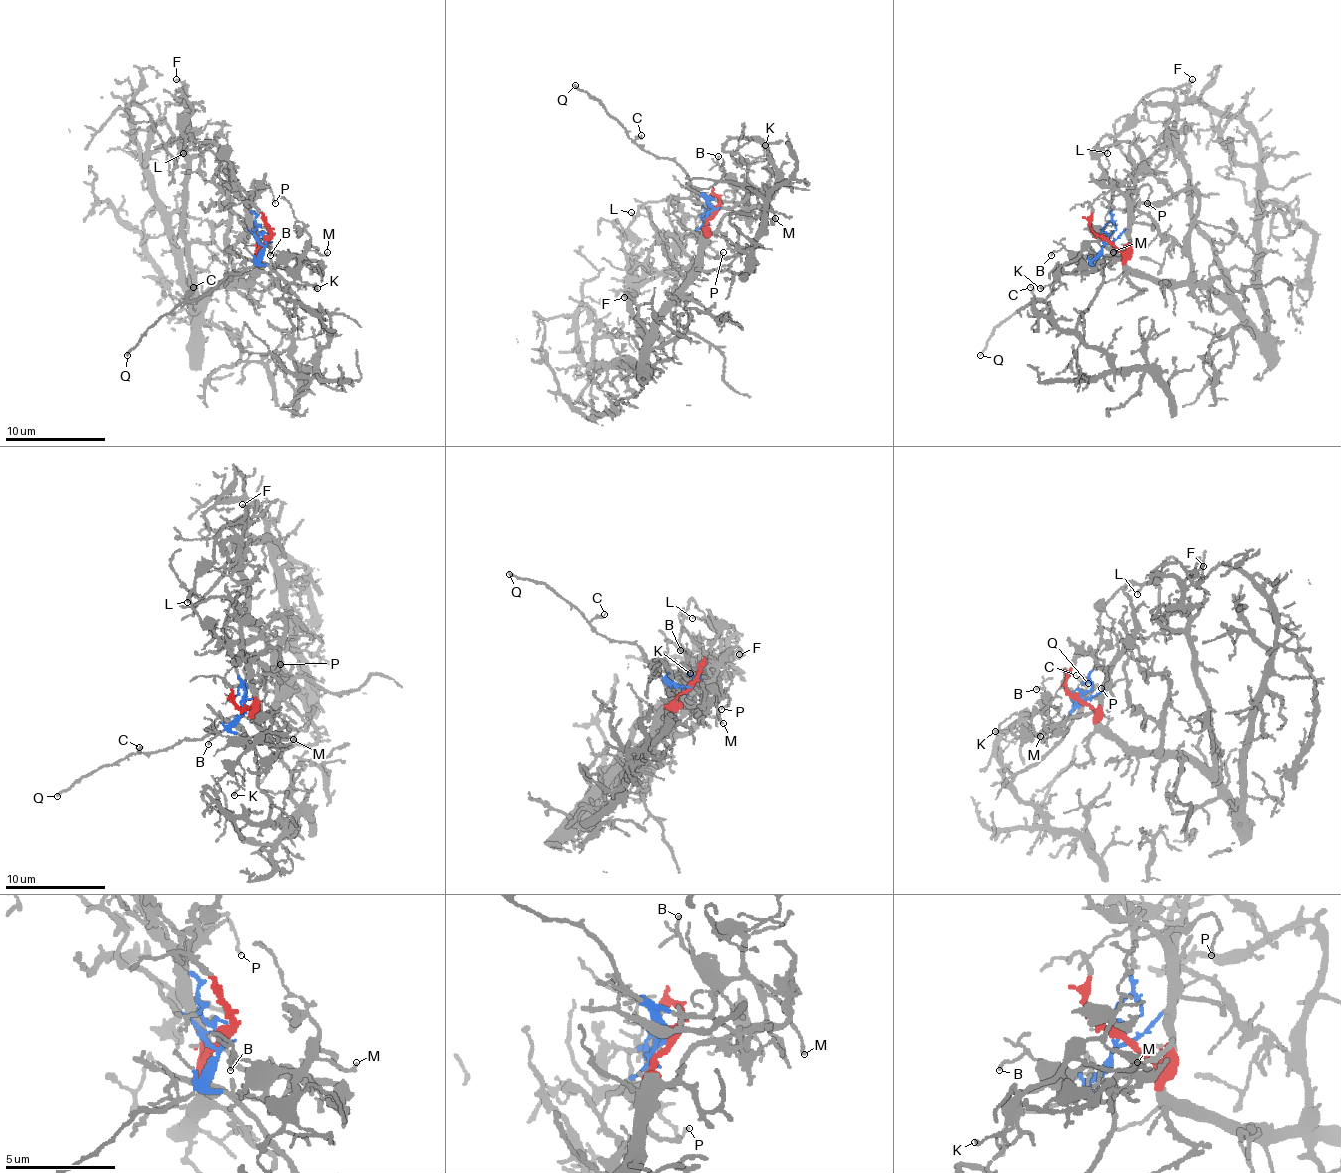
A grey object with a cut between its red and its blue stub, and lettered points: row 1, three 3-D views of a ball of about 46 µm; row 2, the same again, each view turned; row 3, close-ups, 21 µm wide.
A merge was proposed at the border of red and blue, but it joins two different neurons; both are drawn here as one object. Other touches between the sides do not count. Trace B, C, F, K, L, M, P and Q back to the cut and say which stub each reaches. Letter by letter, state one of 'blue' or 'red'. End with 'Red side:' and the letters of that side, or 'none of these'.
B: blue
C: blue
F: blue
K: blue
L: blue
M: blue
P: blue
Q: blue
Red side: none of these

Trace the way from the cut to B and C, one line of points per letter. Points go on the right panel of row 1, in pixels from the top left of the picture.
B: (1107, 238), (1094, 266), (1079, 263), (1064, 248), (1052, 256)
C: (1107, 238), (1102, 251), (1087, 266), (1054, 278), (1047, 298), (1037, 298), (1029, 286)

